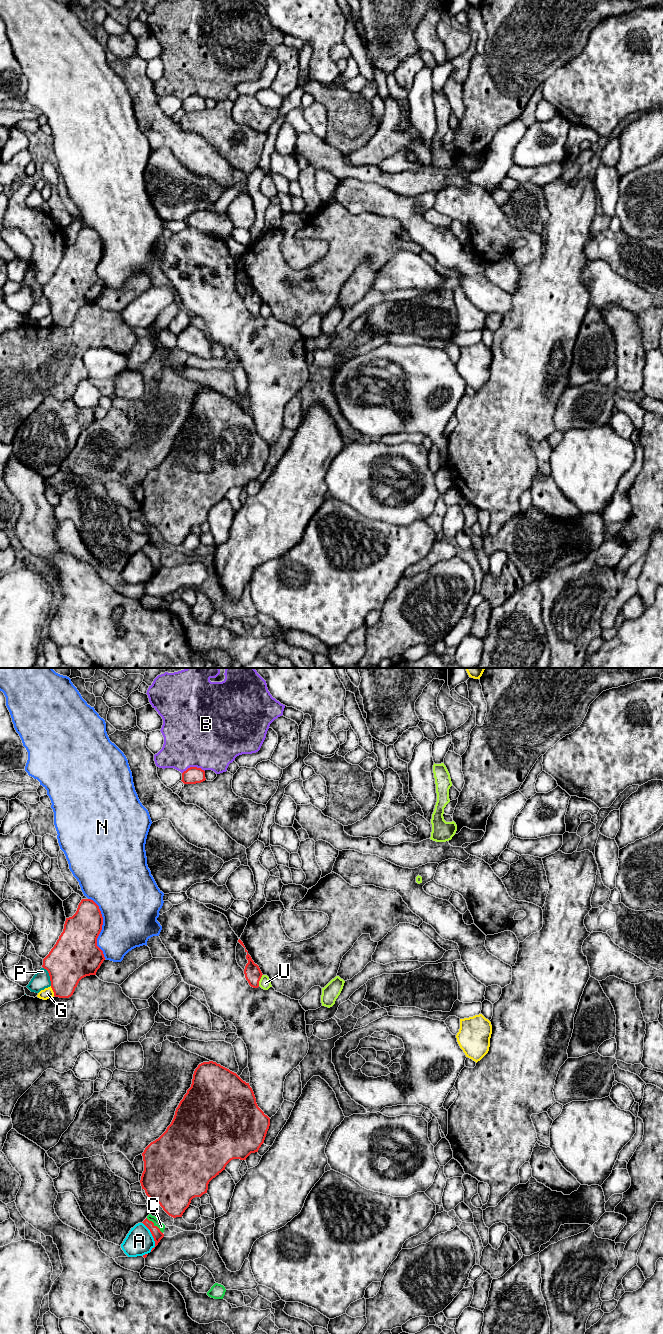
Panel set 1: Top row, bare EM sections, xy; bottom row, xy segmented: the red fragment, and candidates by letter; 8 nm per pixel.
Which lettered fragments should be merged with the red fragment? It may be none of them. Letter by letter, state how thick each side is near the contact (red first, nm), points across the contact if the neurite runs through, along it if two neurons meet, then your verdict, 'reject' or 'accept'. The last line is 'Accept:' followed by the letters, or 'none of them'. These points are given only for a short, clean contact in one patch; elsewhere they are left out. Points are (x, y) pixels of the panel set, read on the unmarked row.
A: 80 nm thick on the red side, 220 nm on the other; reject
B: 140 nm thick on the red side, 500 nm on the other; reject
C: 80 nm thick on the red side, 60 nm on the other; runs through xy (155, 559), (155, 554), (158, 551); accept
G: 320 nm thick on the red side, 90 nm on the other; reject
N: 320 nm thick on the red side, 440 nm on the other; reject
P: 360 nm thick on the red side, 140 nm on the other; reject
U: 140 nm thick on the red side, 90 nm on the other; reject
Accept: C

